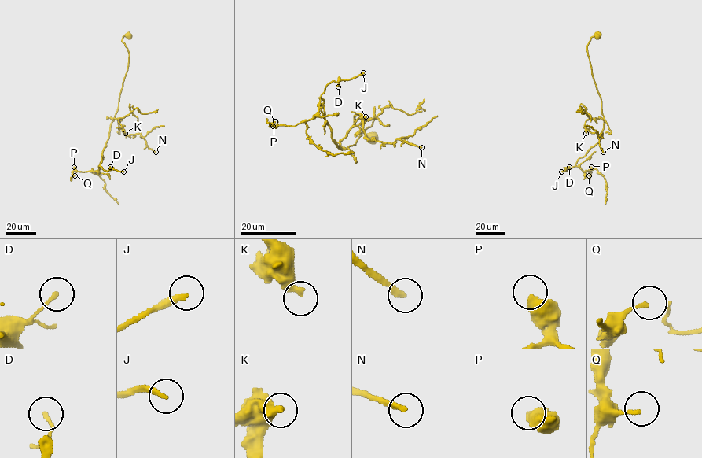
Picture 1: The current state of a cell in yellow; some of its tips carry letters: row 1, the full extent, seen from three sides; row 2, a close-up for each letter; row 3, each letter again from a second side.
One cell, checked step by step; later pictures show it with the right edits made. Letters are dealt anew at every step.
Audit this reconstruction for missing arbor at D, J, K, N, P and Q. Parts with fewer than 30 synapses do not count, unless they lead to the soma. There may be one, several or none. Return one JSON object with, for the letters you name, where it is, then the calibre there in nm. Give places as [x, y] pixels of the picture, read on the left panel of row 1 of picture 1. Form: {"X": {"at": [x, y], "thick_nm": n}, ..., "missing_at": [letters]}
{"J": {"at": [123, 171], "thick_nm": 240}, "K": {"at": [125, 133], "thick_nm": 360}, "N": {"at": [156, 152], "thick_nm": 240}, "missing_at": ["J", "K", "N"]}

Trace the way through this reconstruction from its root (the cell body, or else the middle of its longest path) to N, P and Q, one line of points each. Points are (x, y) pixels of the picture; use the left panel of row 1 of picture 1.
N: (127, 35), (122, 39), (129, 53), (127, 70), (111, 118), (119, 120), (126, 134), (139, 134), (156, 152)
P: (127, 35), (122, 39), (129, 53), (127, 70), (99, 170), (80, 171), (74, 167)
Q: (127, 35), (122, 39), (129, 53), (127, 70), (99, 170), (74, 170), (72, 174), (75, 175)

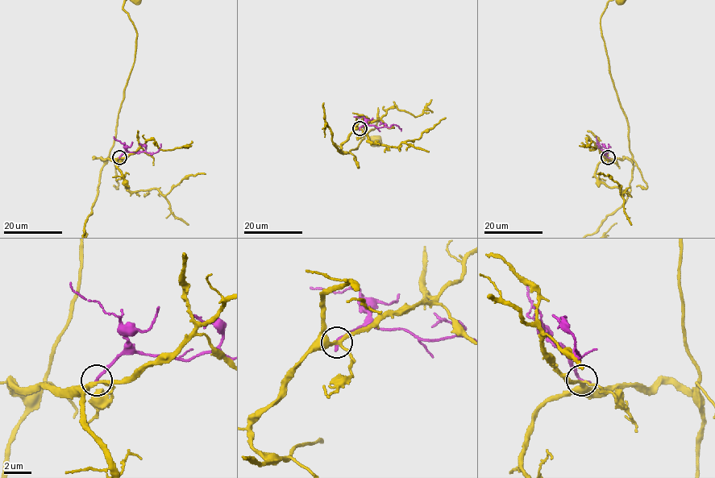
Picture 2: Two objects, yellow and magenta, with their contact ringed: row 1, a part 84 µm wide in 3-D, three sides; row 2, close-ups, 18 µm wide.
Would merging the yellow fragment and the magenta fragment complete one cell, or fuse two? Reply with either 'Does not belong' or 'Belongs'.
Does not belong

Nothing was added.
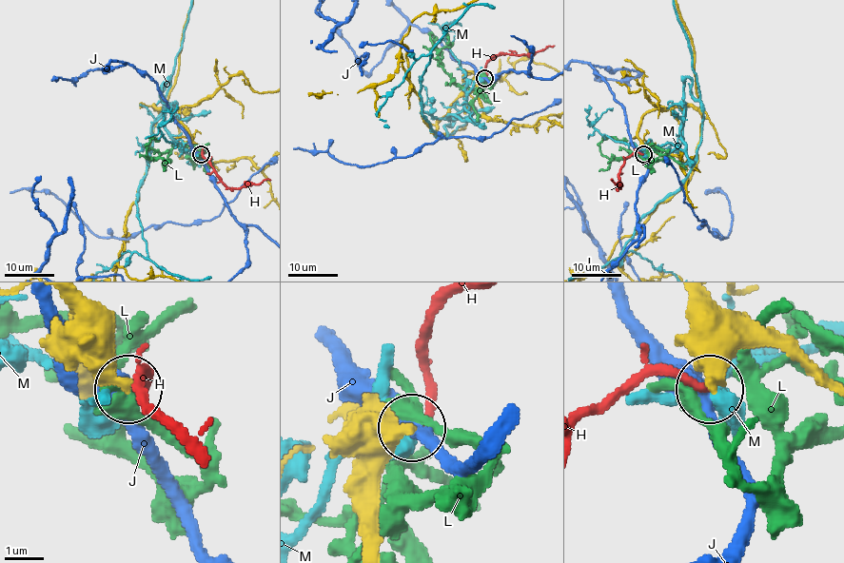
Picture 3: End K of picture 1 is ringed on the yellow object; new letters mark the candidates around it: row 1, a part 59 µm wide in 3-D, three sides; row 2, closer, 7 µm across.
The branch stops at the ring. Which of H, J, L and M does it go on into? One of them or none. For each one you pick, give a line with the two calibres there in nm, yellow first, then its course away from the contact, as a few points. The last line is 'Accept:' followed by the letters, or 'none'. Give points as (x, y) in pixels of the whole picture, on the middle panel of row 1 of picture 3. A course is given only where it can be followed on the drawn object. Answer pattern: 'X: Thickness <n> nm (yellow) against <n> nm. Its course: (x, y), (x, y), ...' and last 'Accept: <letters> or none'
Accept: none

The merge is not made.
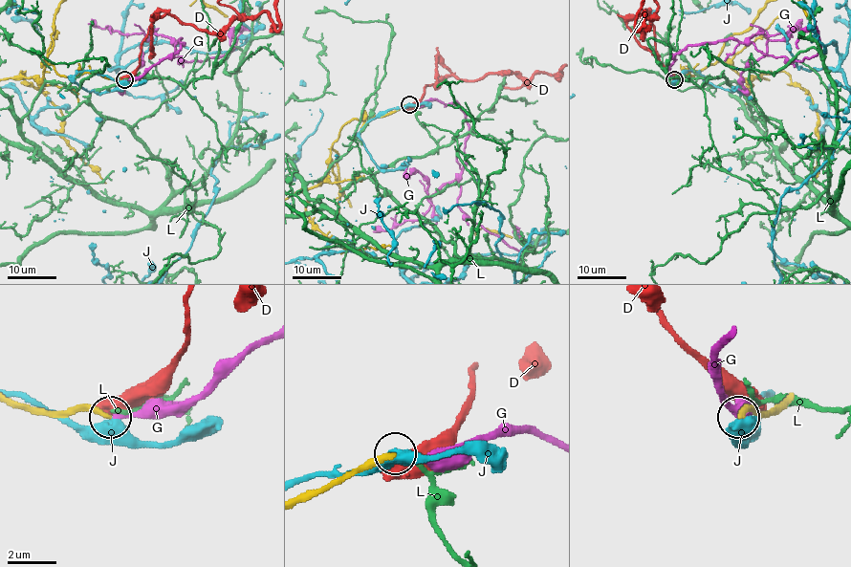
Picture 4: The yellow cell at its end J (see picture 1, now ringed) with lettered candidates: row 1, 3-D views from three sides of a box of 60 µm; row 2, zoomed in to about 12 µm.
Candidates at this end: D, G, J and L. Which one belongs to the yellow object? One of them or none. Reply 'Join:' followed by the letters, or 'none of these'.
Join: G

